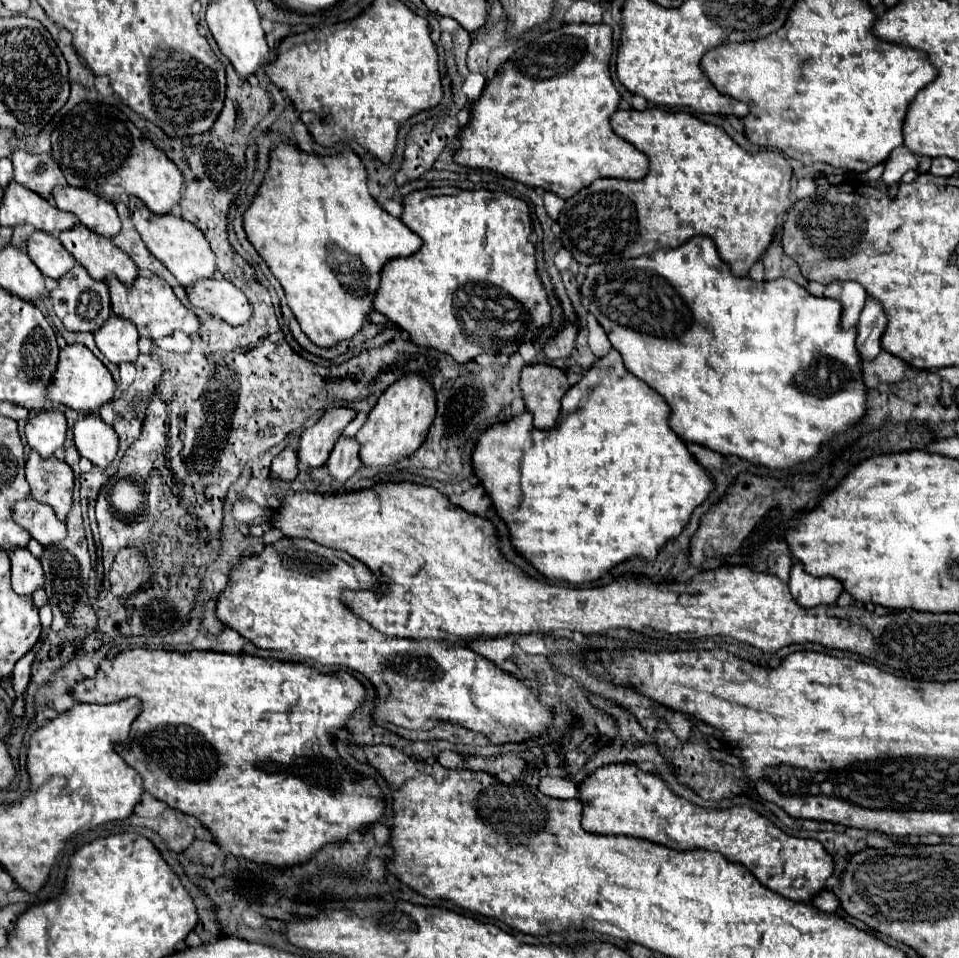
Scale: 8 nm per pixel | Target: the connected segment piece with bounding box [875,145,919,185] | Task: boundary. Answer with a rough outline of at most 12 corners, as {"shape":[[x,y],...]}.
{"shape":[[905,146],[895,148],[885,163],[887,185],[919,167],[917,155]]}

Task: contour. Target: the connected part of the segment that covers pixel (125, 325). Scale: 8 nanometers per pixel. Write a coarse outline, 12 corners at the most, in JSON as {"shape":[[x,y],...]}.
{"shape":[[111,315],[95,333],[99,351],[115,365],[137,359],[139,333]]}

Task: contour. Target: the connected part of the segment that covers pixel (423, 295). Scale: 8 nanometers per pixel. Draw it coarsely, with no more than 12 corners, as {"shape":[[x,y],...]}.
{"shape":[[403,197],[423,239],[375,295],[415,345],[467,363],[549,325],[529,207]]}

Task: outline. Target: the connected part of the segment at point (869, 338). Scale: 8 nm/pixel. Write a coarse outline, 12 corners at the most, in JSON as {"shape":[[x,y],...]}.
{"shape":[[867,299],[857,323],[857,353],[873,361],[881,353],[885,311]]}

